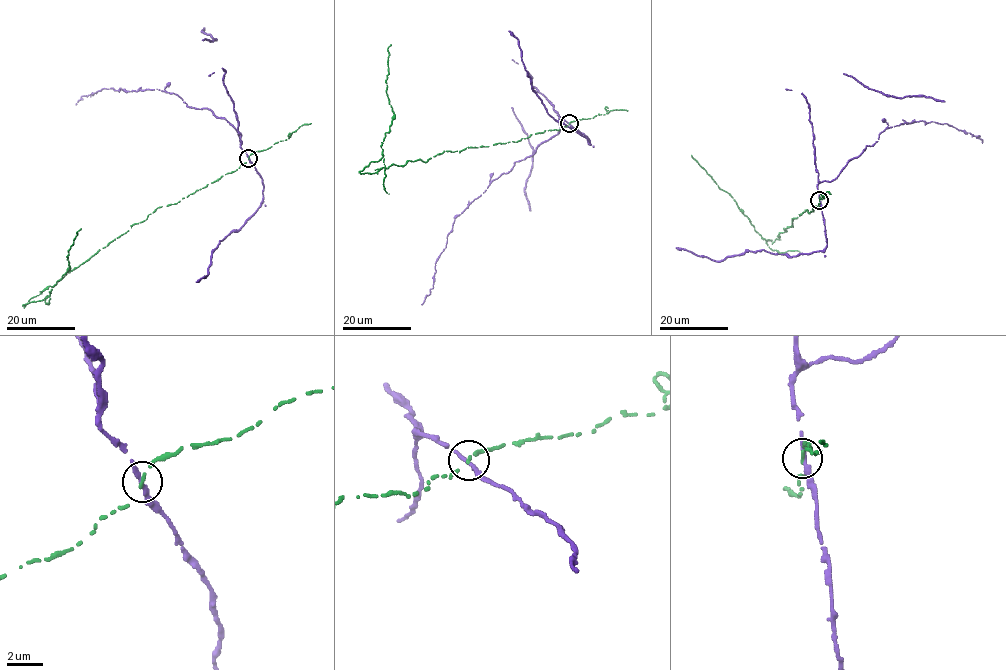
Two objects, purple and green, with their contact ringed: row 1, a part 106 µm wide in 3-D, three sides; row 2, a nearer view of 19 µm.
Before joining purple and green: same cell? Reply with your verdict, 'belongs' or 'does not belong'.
does not belong

